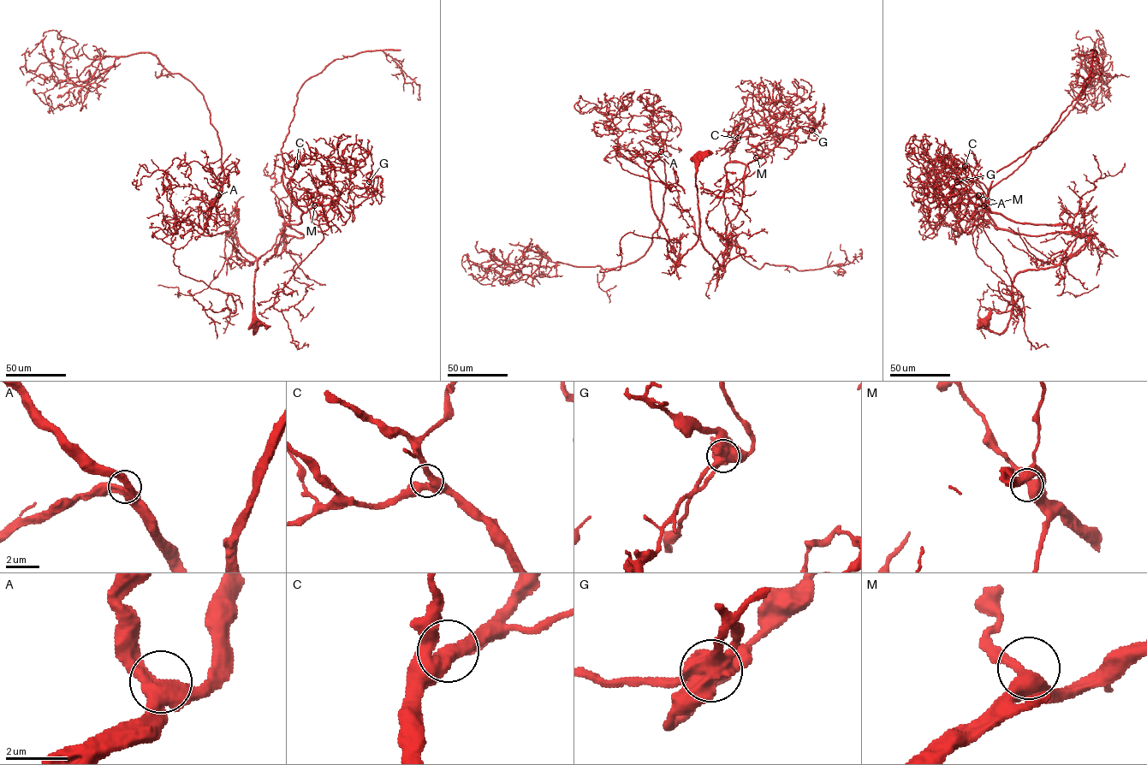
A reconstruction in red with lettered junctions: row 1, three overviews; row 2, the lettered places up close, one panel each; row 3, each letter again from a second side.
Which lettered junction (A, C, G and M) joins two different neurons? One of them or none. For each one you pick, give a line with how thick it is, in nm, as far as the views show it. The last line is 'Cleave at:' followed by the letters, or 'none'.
G: 650 nm
Cleave at: G

